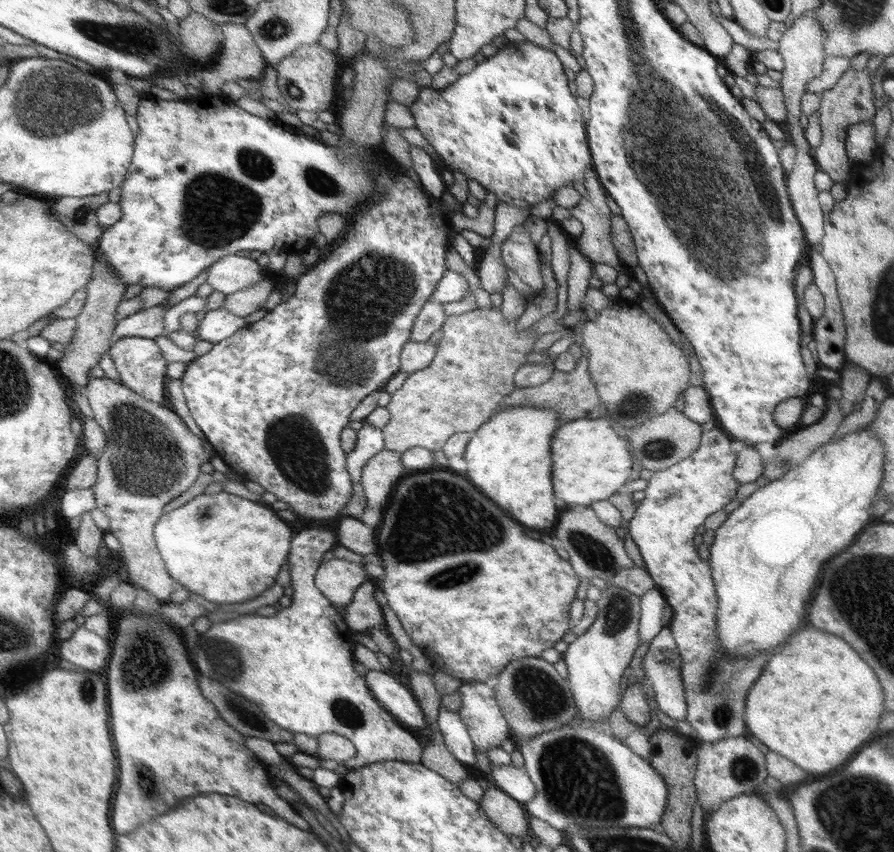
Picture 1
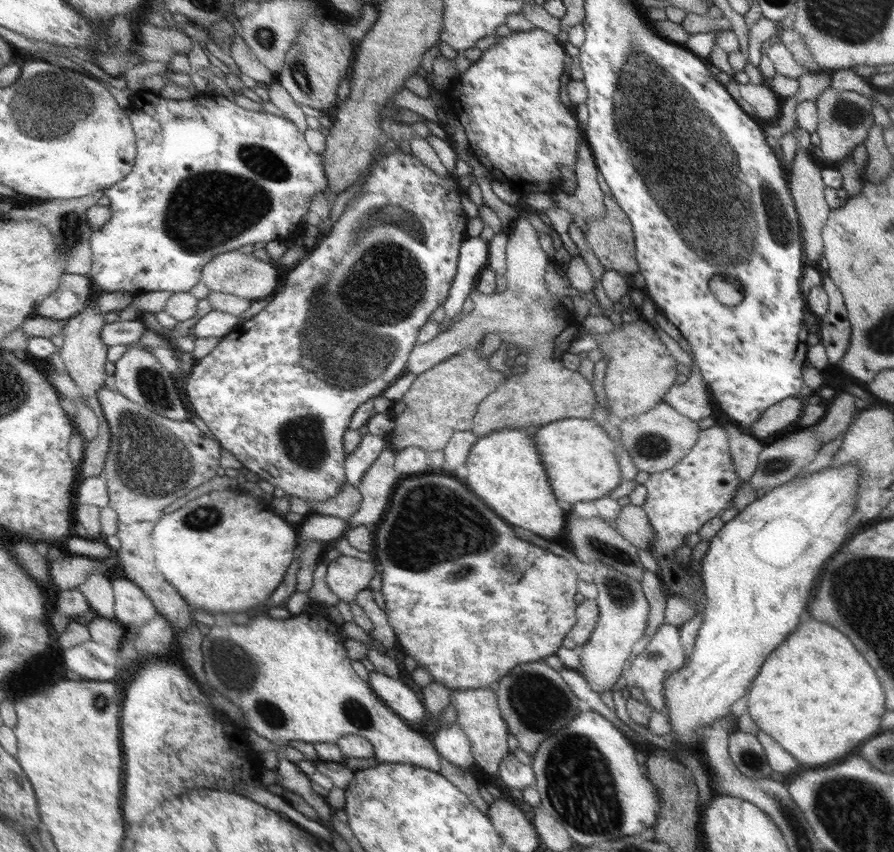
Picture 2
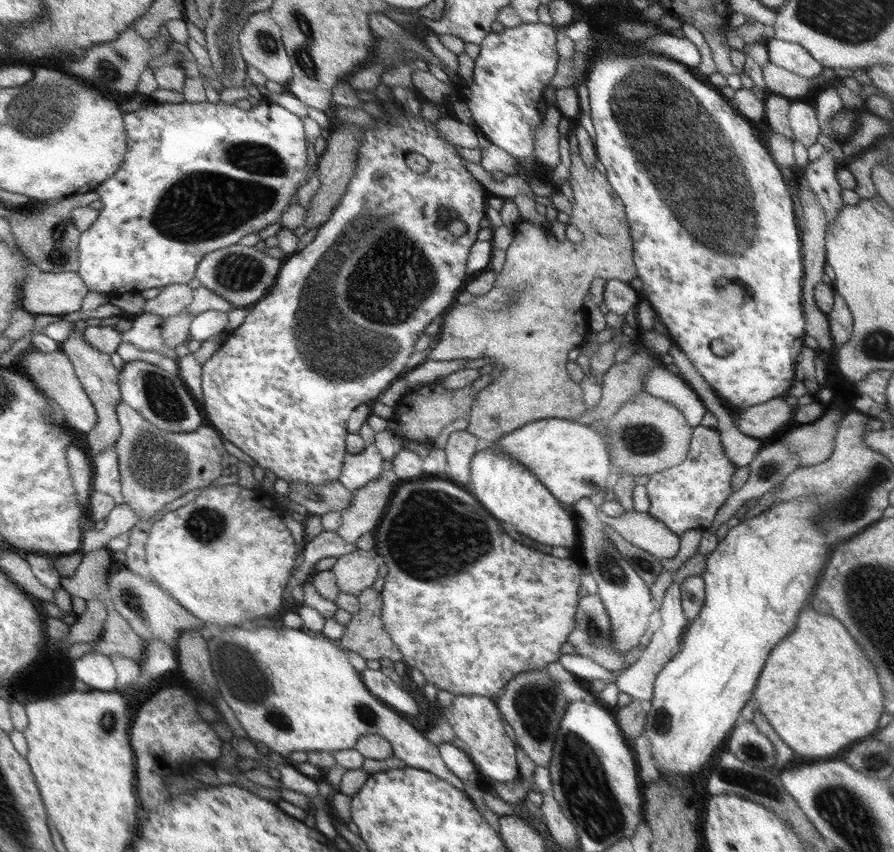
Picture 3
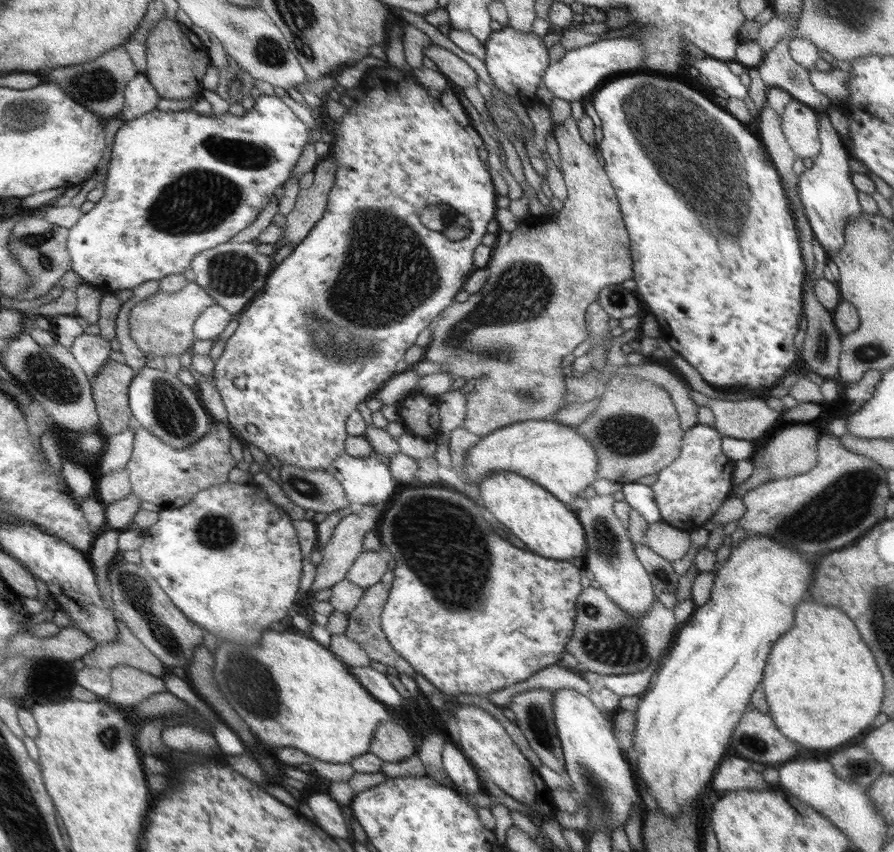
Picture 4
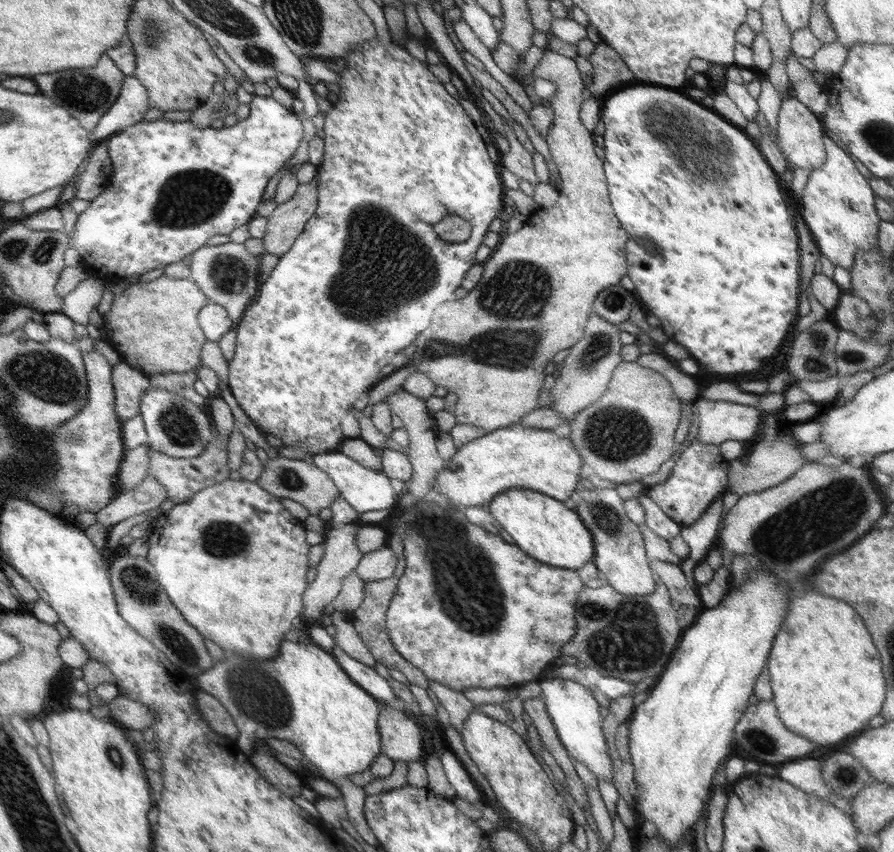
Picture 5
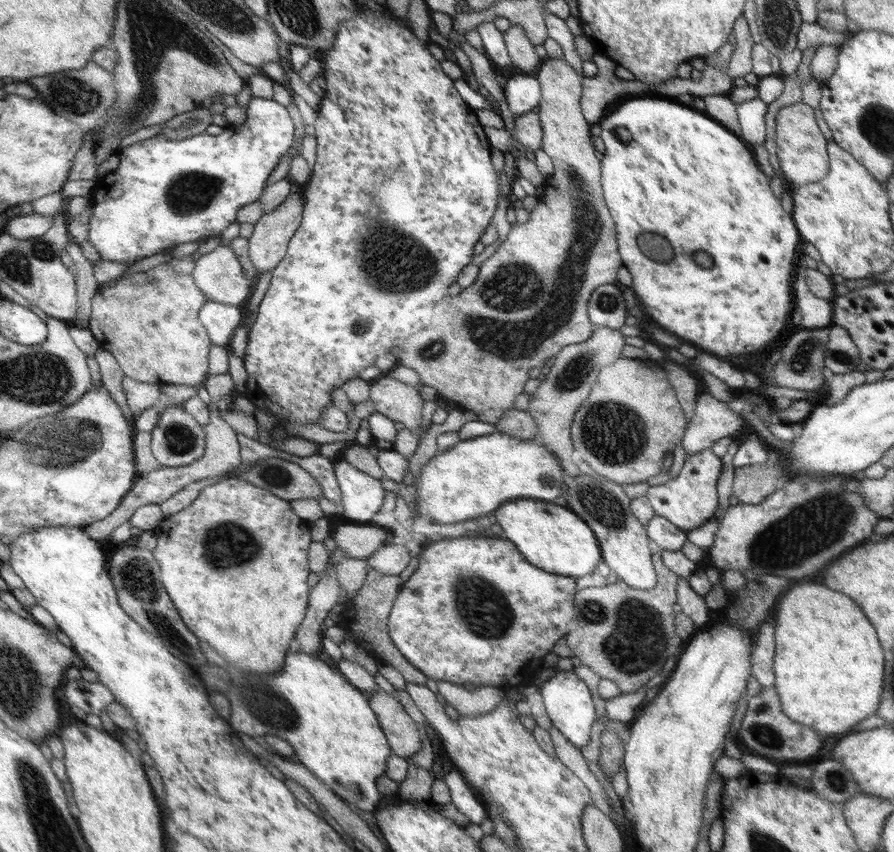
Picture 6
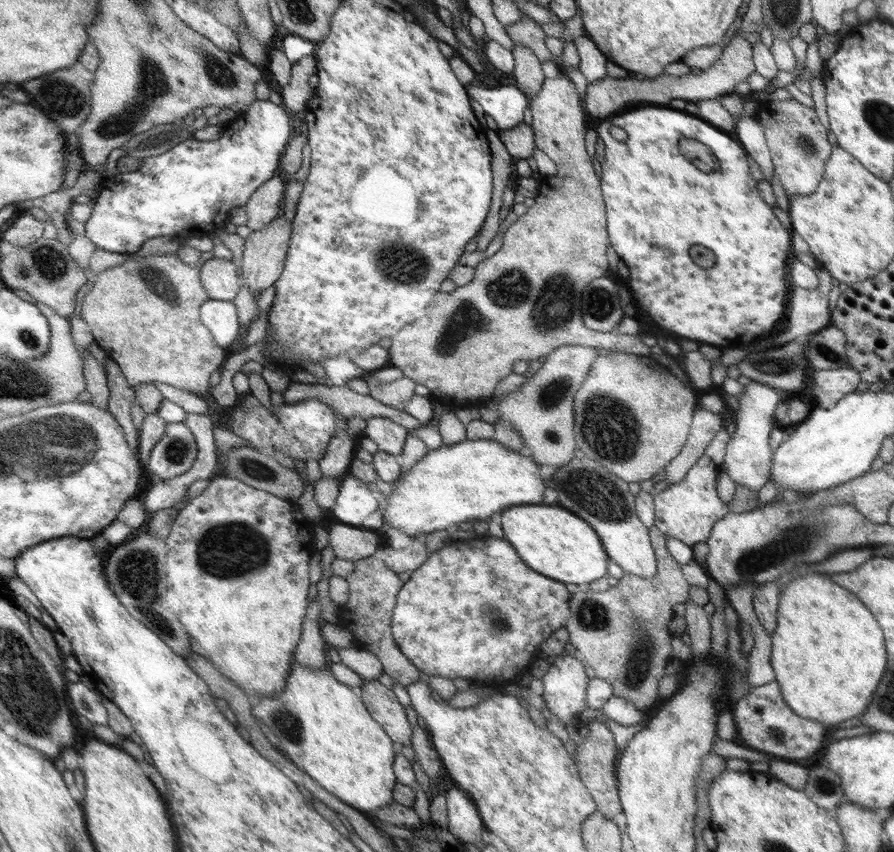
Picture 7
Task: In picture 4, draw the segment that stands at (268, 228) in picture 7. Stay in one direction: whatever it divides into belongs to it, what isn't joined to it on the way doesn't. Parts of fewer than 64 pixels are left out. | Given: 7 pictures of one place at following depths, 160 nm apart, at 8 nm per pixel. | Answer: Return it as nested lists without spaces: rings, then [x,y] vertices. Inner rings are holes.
[[[331,155],[319,160],[312,173],[314,181],[309,188],[300,189],[293,210],[285,216],[278,246],[301,242],[326,210],[331,187],[334,185],[337,162]]]

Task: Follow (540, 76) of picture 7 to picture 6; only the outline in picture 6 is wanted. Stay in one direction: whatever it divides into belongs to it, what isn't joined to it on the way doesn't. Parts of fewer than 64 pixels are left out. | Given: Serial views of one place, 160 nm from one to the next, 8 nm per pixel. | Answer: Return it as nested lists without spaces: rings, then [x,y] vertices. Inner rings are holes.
[[[513,24],[502,33],[510,65],[519,68],[523,75],[533,75],[541,60],[536,56],[534,46],[530,44],[524,31]]]

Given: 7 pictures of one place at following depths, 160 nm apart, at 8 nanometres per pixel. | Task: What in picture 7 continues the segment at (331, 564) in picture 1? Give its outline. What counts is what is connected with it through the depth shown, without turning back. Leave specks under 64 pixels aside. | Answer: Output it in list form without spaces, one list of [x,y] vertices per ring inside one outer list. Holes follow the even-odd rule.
[[[415,540],[409,546],[401,550],[394,550],[391,547],[386,547],[379,552],[381,560],[386,563],[386,566],[395,573],[412,572],[422,564],[423,560],[429,556],[429,552],[425,549],[425,542],[418,543]]]

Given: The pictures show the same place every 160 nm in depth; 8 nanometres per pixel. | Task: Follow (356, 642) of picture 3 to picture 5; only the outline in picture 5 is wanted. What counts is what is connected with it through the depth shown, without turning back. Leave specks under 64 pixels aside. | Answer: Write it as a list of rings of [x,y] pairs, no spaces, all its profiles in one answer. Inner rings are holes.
[[[393,576],[380,581],[364,583],[363,601],[359,607],[347,614],[347,620],[352,628],[356,630],[356,633],[367,647],[367,650],[371,653],[375,662],[380,662],[388,669],[394,668],[398,670],[405,676],[409,683],[425,689],[428,685],[426,675],[424,675],[418,667],[414,667],[410,662],[407,662],[406,659],[394,649],[394,645],[390,641],[388,631],[386,630],[386,610],[394,598],[397,586],[398,578]]]

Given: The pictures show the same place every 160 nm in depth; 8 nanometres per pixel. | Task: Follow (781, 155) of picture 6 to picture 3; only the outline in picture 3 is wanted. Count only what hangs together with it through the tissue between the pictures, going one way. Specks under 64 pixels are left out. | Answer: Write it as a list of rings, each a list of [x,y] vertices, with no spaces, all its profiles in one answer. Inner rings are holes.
[[[803,99],[791,101],[787,118],[793,133],[793,142],[797,141],[805,148],[816,142],[815,137],[819,134],[819,126],[817,126],[818,120],[815,120],[815,110],[803,104]]]

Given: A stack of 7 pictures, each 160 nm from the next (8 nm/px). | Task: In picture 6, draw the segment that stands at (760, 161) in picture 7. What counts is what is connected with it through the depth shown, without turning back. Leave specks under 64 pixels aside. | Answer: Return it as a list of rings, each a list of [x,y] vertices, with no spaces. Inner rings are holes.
[[[757,97],[735,103],[736,116],[741,130],[738,135],[751,146],[762,144],[765,138],[765,114],[769,112],[769,106],[763,104]]]

